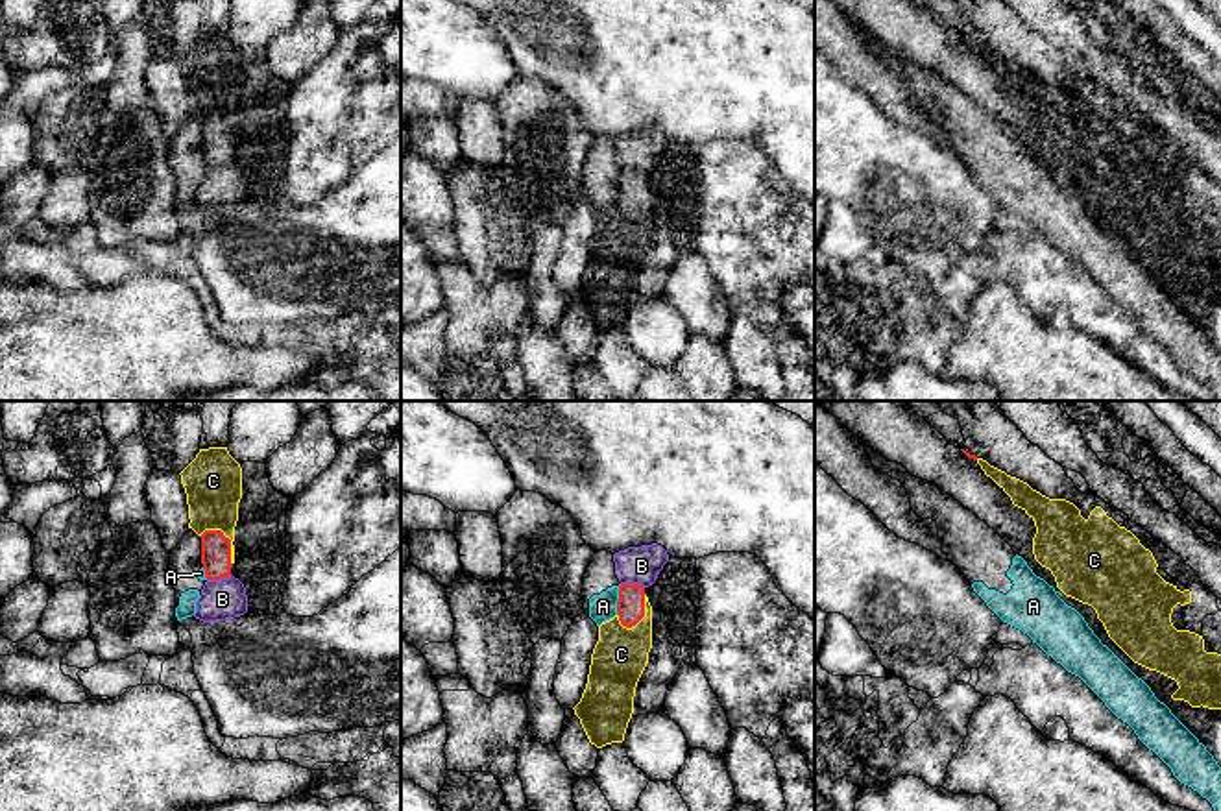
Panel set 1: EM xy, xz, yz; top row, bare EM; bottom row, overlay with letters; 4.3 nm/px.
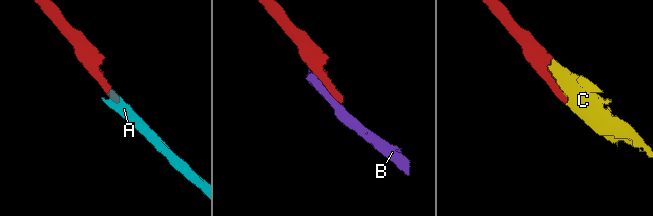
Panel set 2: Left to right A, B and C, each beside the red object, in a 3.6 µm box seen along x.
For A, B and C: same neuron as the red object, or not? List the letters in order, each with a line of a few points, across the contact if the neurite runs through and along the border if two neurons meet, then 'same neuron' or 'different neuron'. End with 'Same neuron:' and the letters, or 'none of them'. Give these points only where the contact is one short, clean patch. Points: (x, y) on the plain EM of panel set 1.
A: line xz (621, 170), (616, 200); different neuron
B: different neuron
C: same neuron
Same neuron: C

